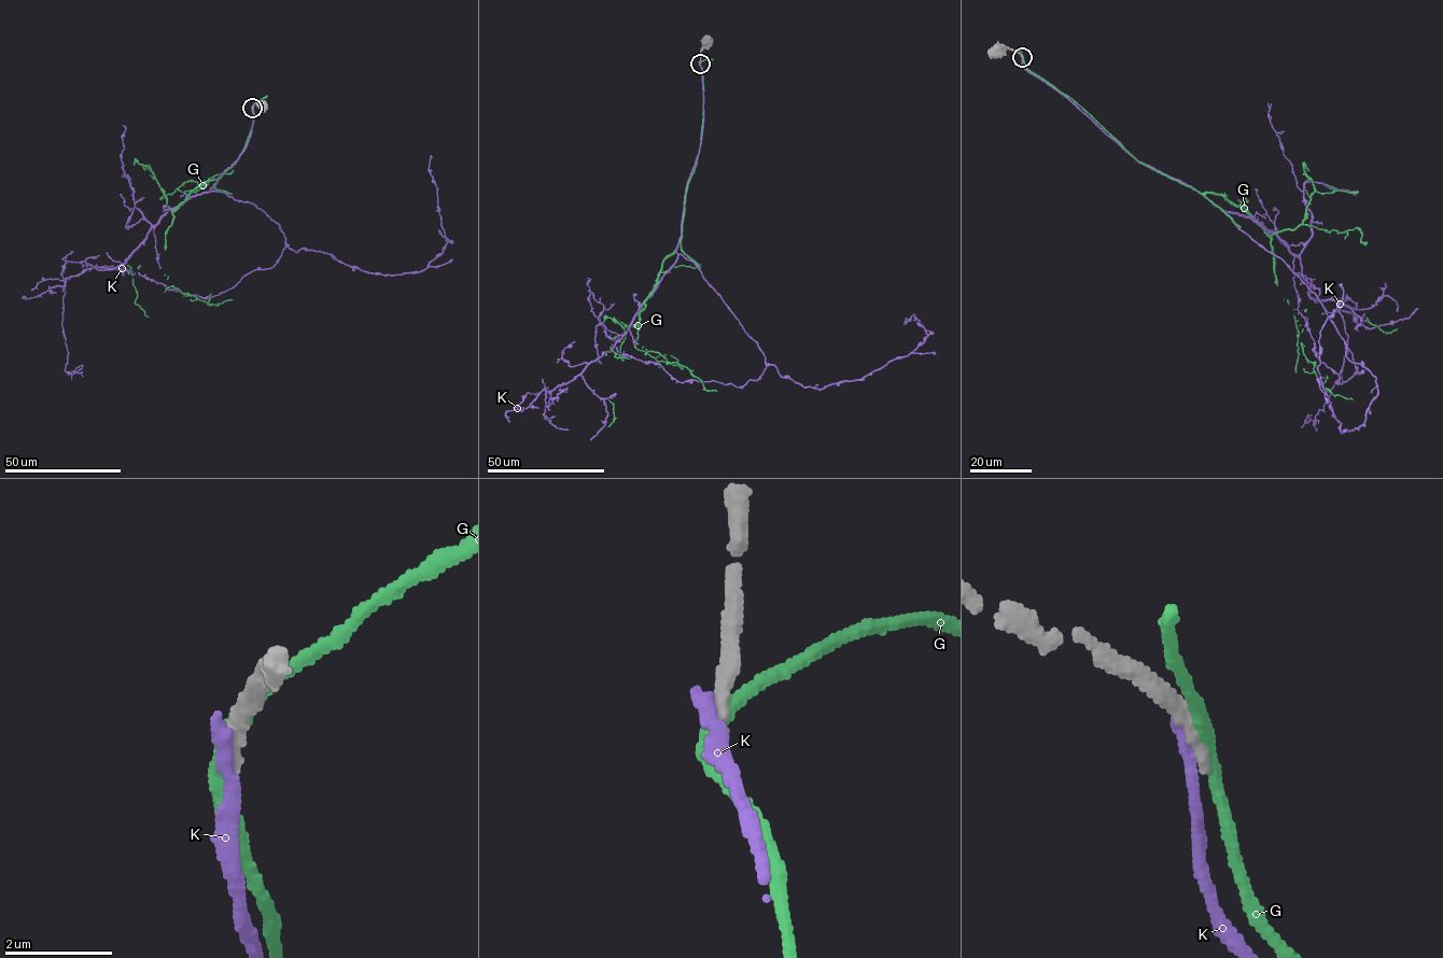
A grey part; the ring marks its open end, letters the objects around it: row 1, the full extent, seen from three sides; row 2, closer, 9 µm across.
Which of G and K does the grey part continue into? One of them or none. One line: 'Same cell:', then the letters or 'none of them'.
Same cell: none of them

